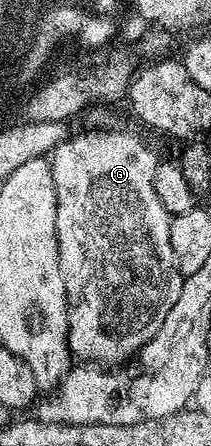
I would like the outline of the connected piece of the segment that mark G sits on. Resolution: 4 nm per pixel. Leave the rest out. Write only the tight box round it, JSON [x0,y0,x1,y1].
[50,128,184,366]

